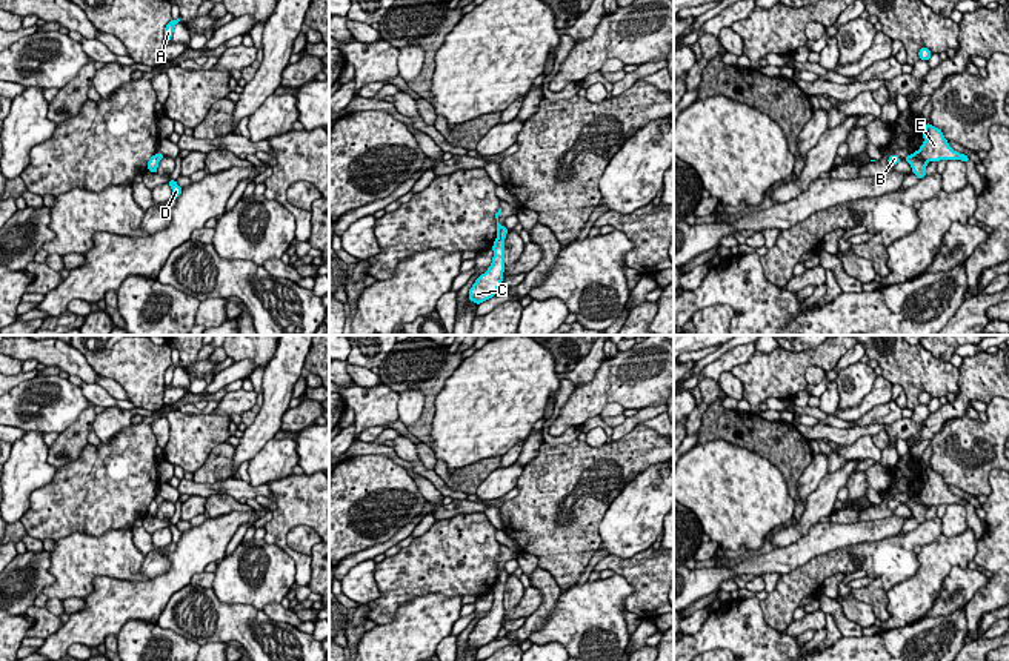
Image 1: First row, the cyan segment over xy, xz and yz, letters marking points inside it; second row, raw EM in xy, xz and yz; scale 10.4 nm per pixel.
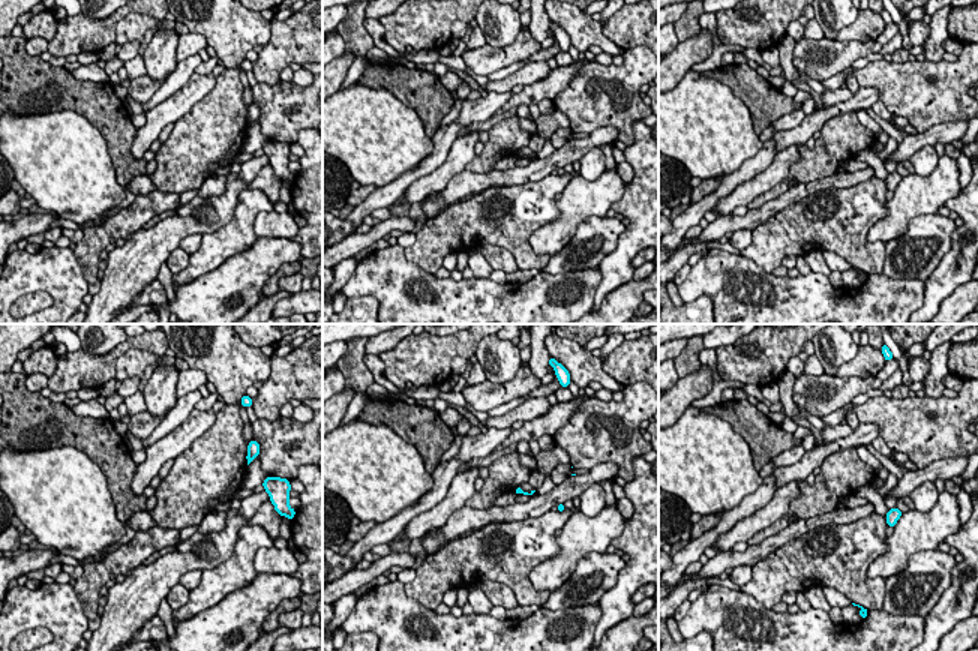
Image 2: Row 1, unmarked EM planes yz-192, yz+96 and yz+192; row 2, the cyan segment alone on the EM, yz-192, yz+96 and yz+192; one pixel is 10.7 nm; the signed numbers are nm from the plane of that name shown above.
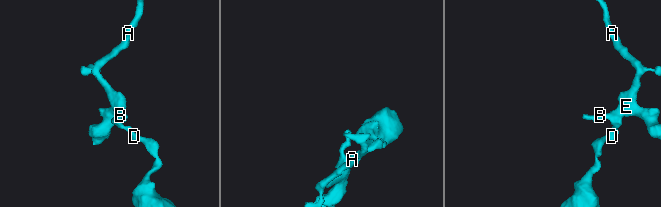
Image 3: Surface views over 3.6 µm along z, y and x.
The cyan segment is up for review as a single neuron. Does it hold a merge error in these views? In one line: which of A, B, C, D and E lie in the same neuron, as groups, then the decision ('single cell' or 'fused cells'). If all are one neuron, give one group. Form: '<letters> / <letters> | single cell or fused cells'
A C E / B D | fused cells

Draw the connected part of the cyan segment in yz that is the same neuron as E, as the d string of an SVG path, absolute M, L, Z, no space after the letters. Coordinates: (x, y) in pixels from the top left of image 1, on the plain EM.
M926 467L923 473L924 487L920 490L918 495L911 498L914 503L920 503L924 506L940 506L940 504L961 504L969 506L969 501L954 495L947 484L943 481L943 475Z

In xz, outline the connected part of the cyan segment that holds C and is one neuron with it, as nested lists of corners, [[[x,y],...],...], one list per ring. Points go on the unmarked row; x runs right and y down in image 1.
[[[501,572],[492,595],[494,595],[494,601],[492,601],[492,607],[488,612],[488,615],[485,618],[481,618],[475,627],[472,629],[472,632],[469,633],[469,644],[474,646],[475,649],[480,649],[489,643],[492,643],[495,639],[495,636],[498,635],[501,626],[503,626],[503,616],[504,616],[504,583],[508,578],[508,572]]]

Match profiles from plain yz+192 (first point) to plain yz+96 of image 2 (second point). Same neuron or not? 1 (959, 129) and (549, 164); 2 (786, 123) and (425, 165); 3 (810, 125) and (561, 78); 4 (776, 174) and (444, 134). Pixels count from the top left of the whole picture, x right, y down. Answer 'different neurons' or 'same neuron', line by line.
1: same neuron
2: different neurons
3: same neuron
4: different neurons

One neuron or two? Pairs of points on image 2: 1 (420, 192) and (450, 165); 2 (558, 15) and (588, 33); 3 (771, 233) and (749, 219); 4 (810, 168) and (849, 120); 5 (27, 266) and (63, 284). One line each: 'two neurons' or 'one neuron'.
1: one neuron
2: one neuron
3: two neurons
4: one neuron
5: one neuron

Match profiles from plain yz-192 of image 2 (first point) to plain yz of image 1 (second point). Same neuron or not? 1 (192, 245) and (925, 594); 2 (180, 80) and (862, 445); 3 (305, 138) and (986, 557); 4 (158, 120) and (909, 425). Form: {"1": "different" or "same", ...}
{"1": "different", "2": "same", "3": "same", "4": "different"}

